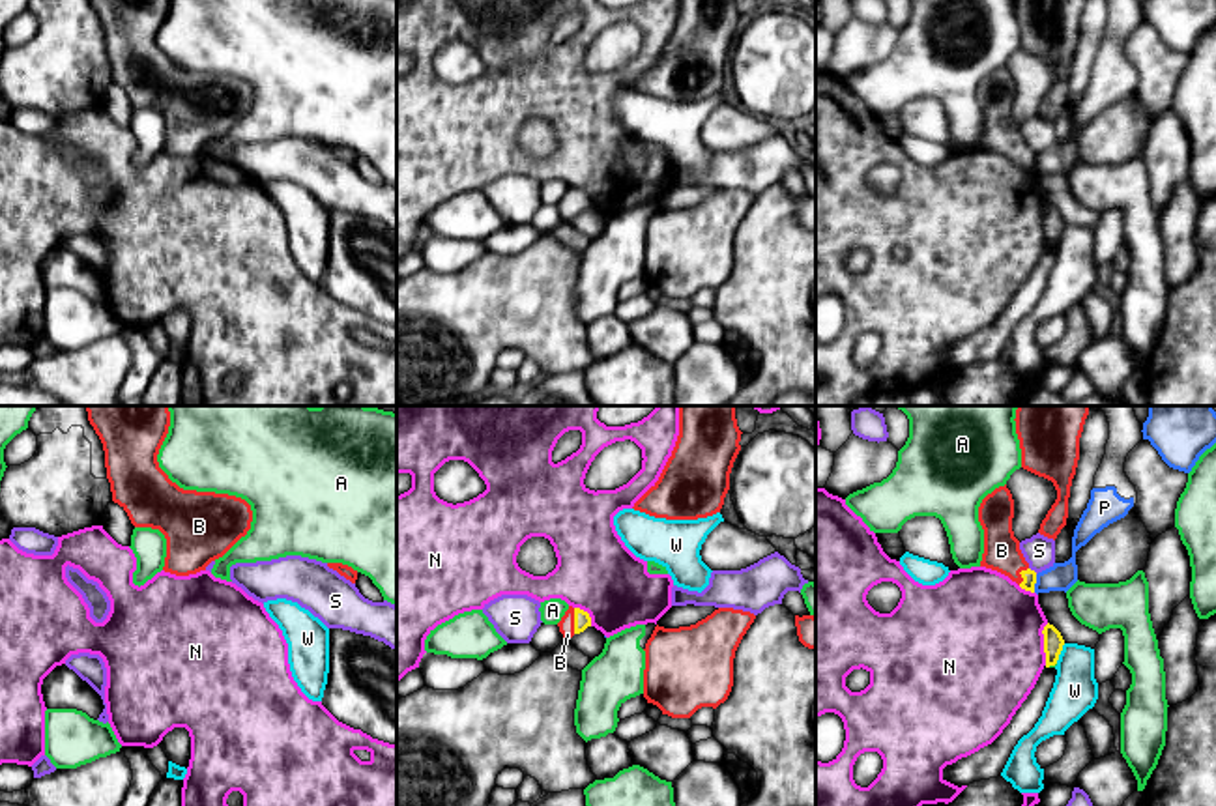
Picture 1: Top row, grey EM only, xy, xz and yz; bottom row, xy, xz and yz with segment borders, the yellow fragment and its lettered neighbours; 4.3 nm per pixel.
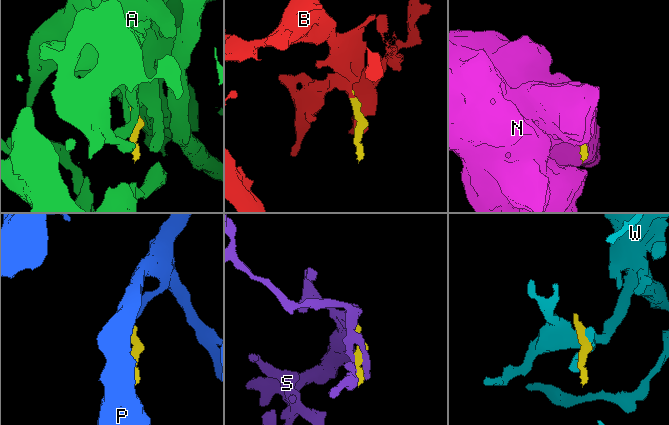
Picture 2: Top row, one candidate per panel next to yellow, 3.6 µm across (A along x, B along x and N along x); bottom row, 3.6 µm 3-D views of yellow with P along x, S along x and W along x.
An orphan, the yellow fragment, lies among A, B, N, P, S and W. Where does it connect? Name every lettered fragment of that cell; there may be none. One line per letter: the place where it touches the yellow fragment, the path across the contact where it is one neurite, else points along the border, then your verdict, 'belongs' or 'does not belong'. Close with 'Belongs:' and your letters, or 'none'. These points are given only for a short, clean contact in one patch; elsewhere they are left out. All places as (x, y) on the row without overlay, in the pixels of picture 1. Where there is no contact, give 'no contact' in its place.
A: yz (1052, 245) | does not belong
B: xz (575, 202) | across xz (582, 201), (575, 202), (565, 206) | belongs
N: yz (1044, 225) | along yz (1048, 204), (1042, 212), (1044, 245) | does not belong
P: yz (1035, 163) | along yz (1037, 156), (1033, 172) | does not belong
S: yz (1033, 152) | does not belong
W: yz (1059, 234) | does not belong
Belongs: B

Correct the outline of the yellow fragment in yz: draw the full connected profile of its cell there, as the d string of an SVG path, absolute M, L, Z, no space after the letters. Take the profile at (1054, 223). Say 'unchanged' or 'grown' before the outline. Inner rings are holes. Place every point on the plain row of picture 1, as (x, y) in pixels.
unchanged | M1050 204L1044 208L1042 215L1044 215L1046 249L1050 249L1057 245L1064 221L1061 213Z

